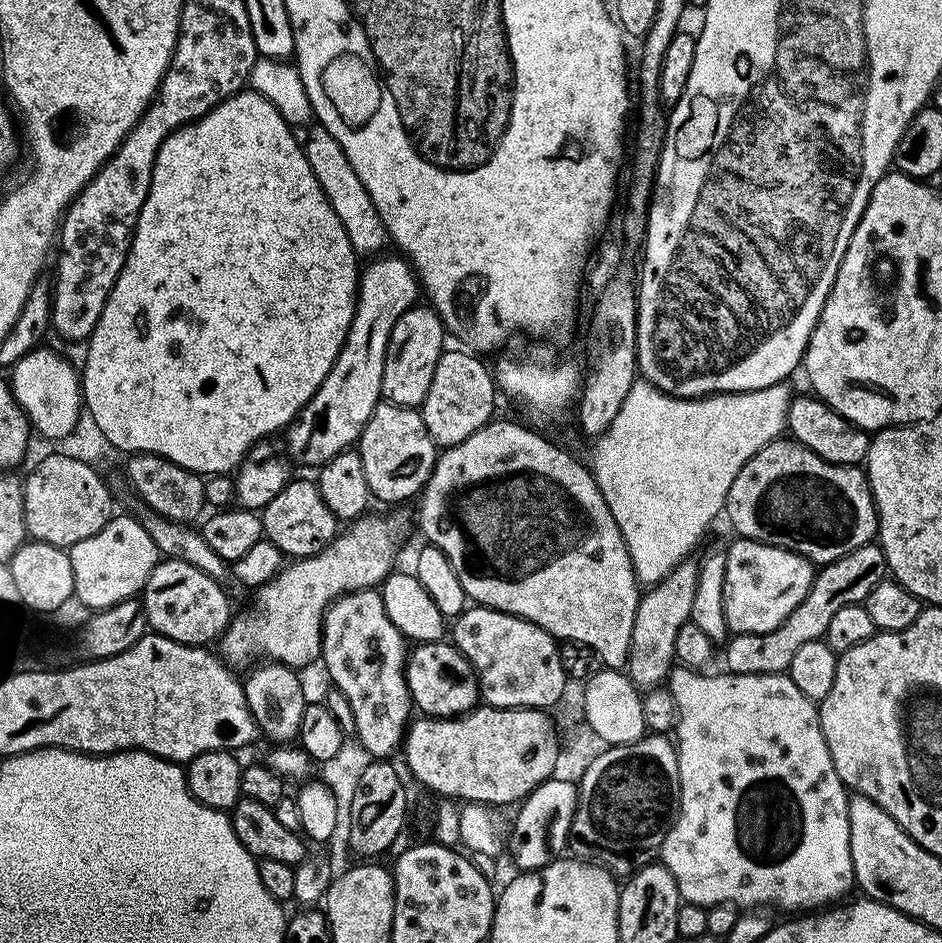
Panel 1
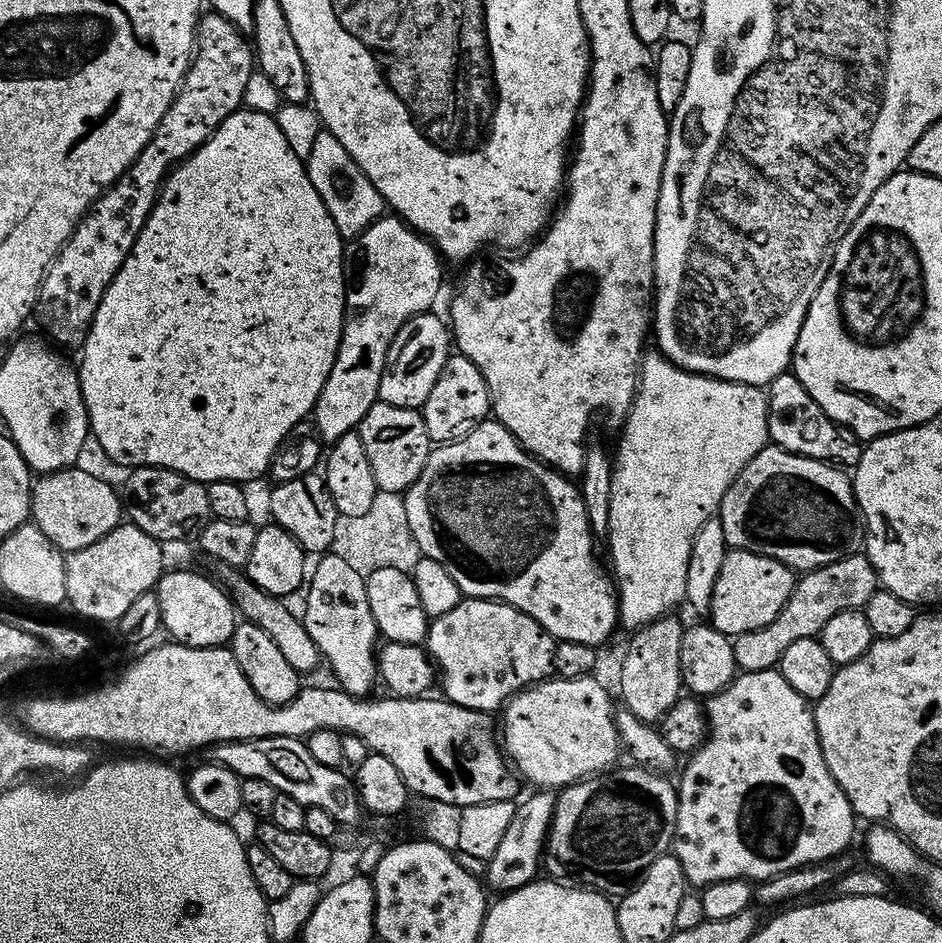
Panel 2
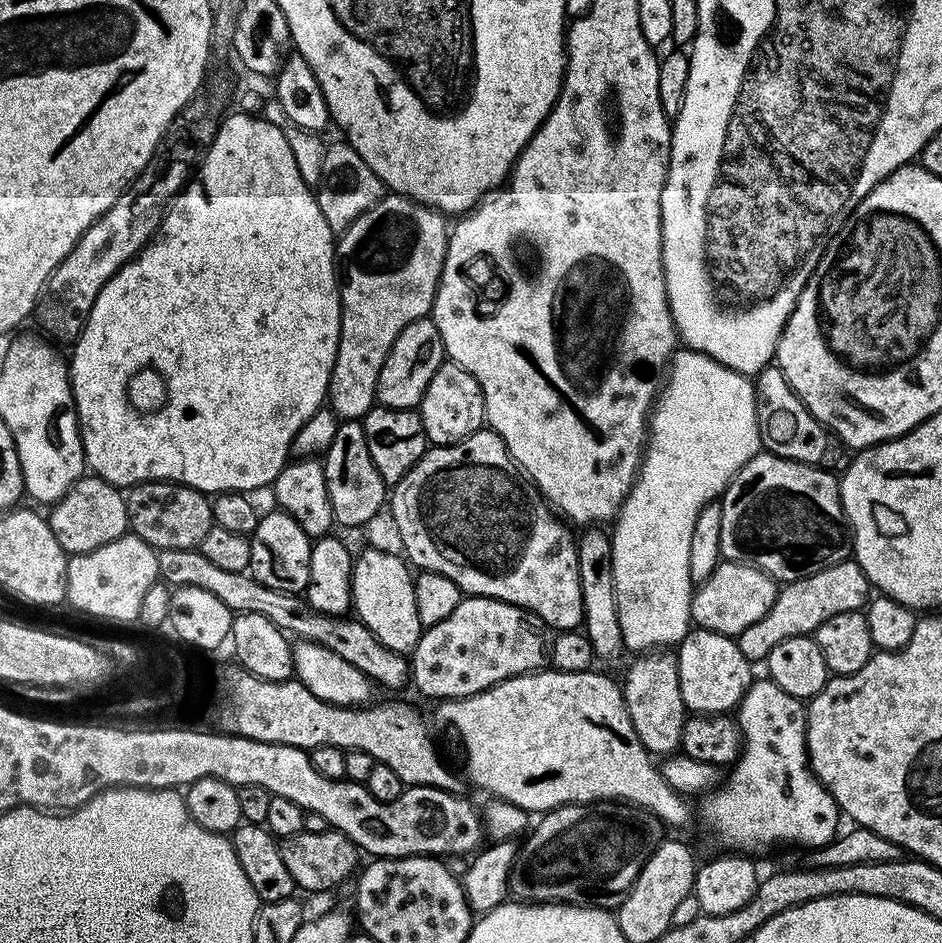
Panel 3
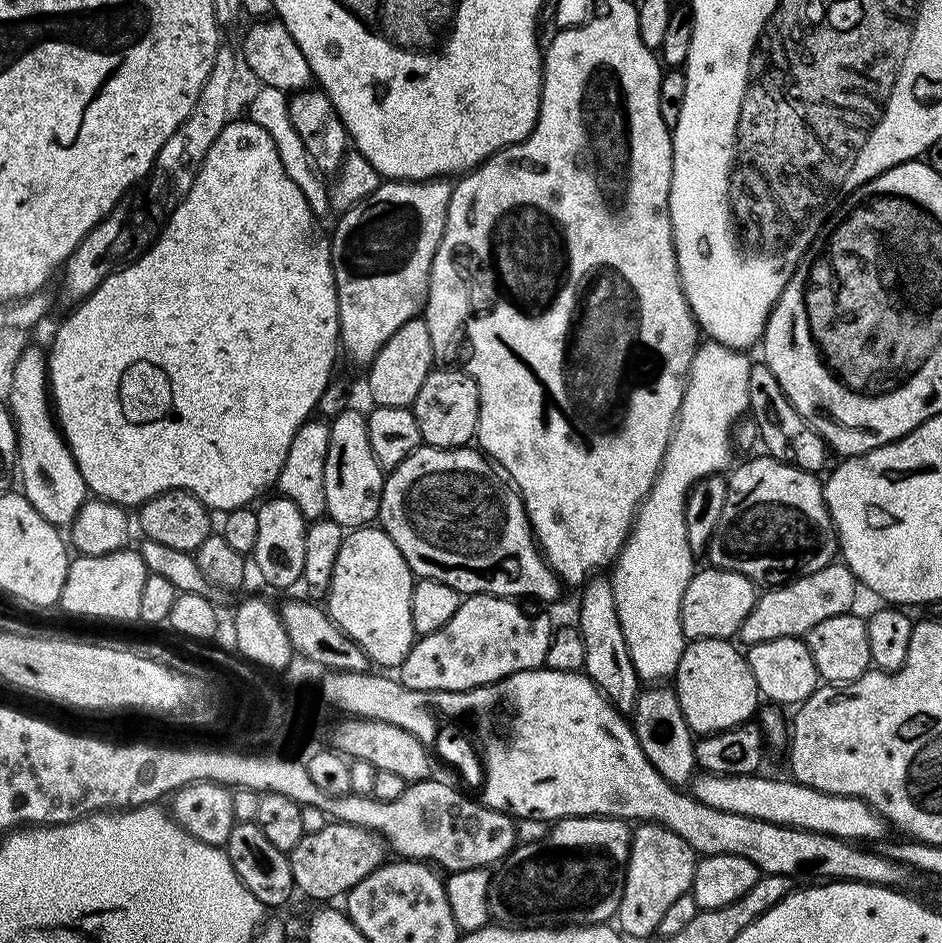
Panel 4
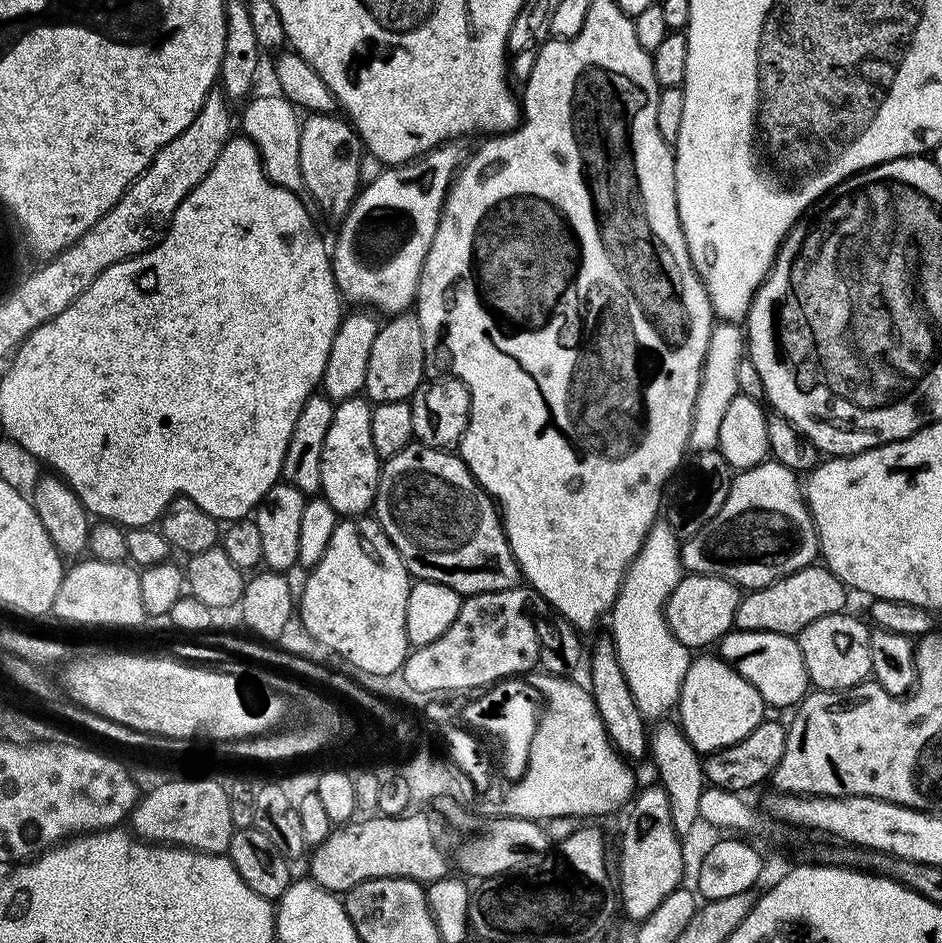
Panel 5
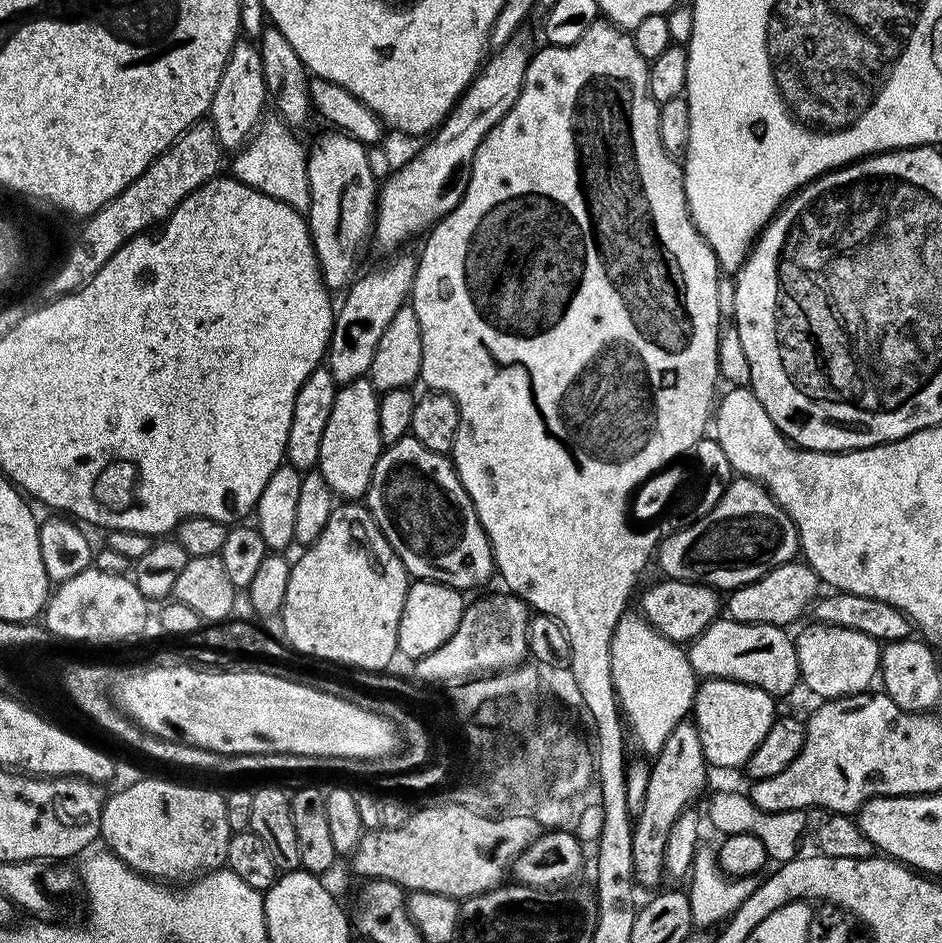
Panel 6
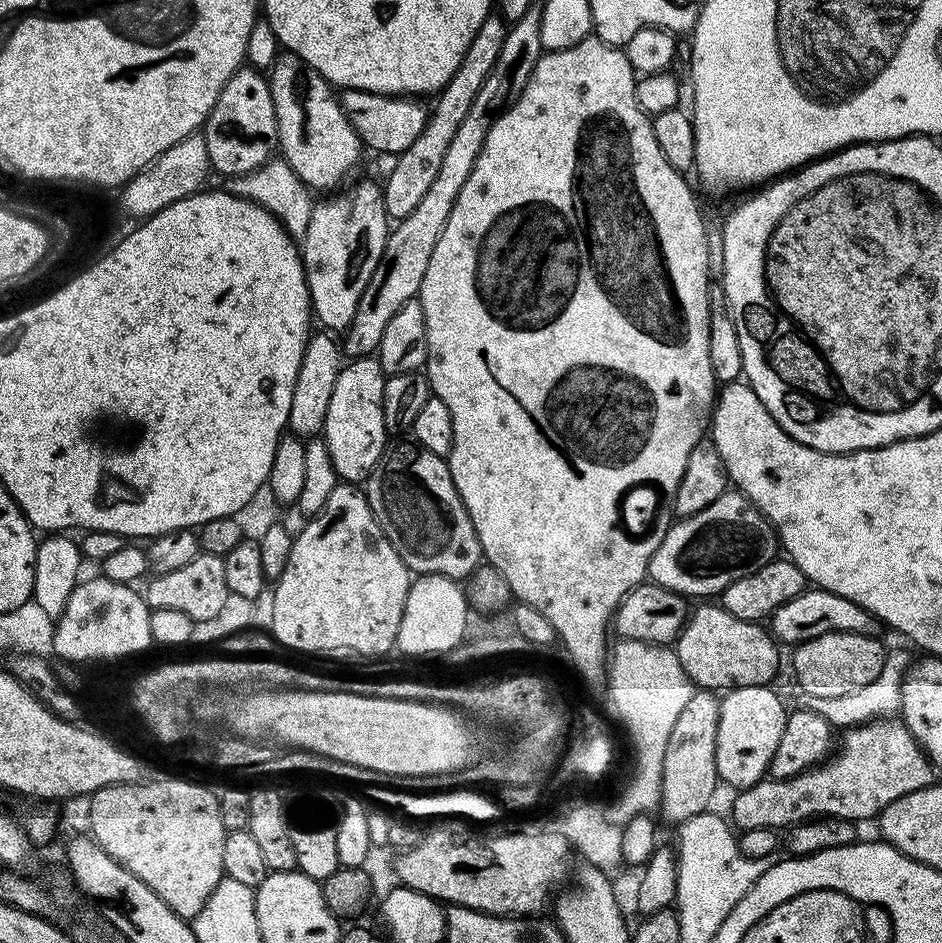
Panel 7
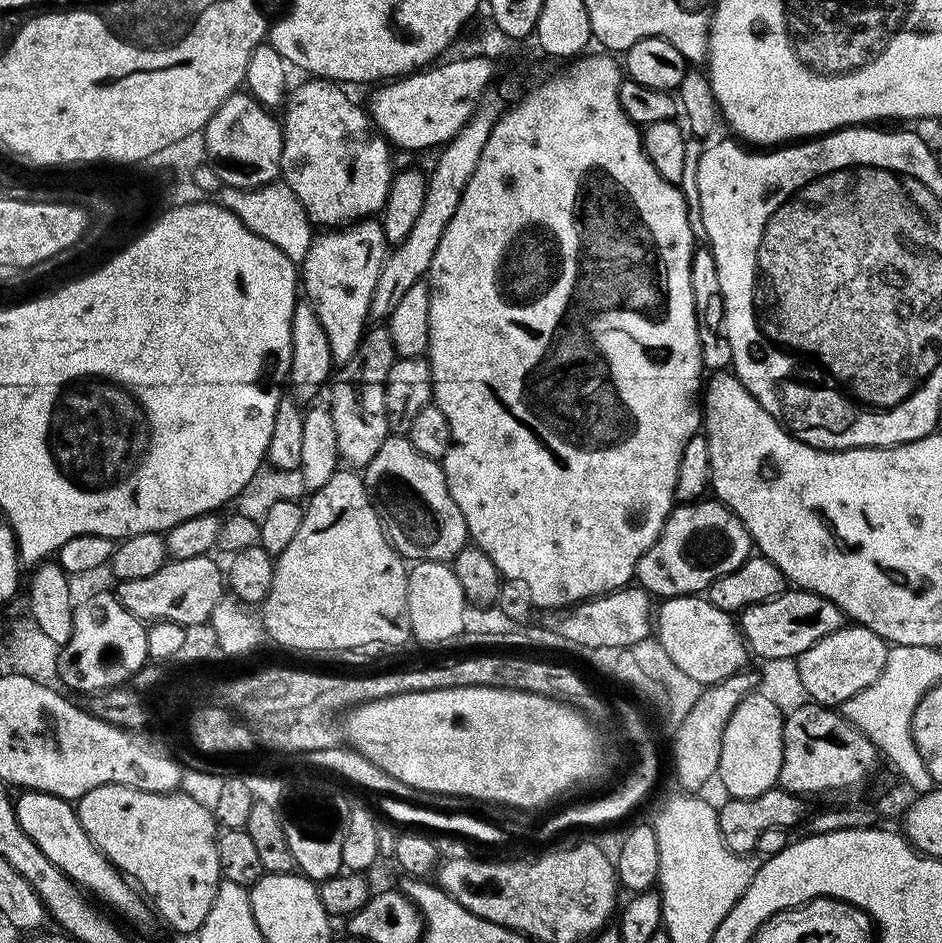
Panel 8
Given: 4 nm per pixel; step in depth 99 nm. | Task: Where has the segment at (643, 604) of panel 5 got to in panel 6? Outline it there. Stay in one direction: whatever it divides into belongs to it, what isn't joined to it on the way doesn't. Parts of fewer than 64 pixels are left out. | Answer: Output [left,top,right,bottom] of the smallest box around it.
[610,614,698,758]

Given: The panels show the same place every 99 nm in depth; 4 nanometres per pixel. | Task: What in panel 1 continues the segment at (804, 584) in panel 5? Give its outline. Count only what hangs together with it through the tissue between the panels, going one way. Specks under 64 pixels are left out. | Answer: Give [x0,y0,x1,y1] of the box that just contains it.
[723,542,888,676]

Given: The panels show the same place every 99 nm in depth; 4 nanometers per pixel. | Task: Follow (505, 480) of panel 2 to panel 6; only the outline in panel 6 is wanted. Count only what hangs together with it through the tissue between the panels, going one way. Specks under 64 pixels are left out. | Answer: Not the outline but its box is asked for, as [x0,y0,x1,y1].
[366,436,494,590]

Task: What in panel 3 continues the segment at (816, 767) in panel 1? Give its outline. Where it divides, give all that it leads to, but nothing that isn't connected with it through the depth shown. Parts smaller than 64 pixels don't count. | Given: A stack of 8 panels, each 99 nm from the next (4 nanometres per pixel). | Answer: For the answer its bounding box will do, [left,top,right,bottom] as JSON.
[698,678,842,854]

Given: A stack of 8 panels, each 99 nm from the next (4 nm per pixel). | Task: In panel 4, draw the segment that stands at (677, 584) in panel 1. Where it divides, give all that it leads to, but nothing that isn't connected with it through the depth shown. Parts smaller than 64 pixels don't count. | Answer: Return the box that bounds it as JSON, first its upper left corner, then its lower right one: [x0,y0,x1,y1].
[630,686,697,786]

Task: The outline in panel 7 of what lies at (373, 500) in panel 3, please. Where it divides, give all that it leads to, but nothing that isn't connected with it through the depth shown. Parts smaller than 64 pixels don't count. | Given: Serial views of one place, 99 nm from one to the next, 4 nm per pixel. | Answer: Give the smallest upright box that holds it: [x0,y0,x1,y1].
[322,355,390,485]

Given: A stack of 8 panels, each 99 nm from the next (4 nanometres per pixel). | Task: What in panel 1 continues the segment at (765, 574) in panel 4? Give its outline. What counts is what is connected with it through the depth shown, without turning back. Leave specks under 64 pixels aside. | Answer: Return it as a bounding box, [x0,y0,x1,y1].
[727,438,880,566]

